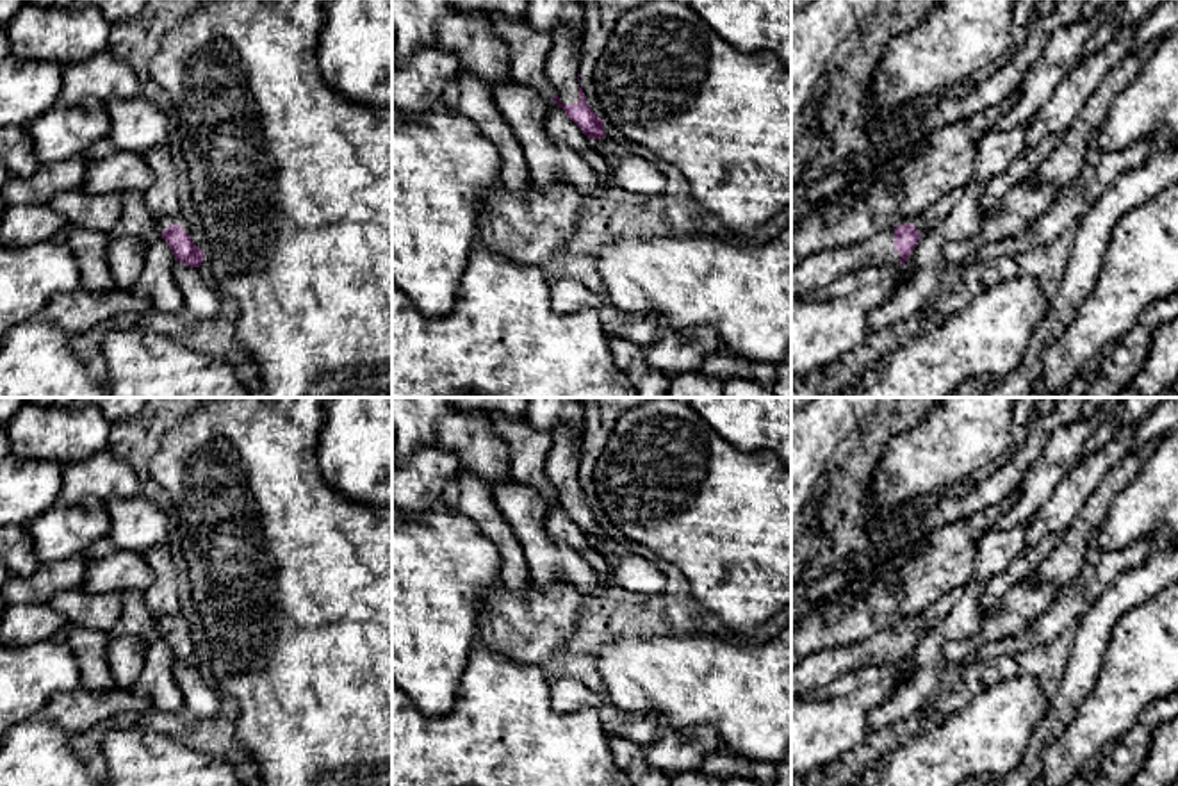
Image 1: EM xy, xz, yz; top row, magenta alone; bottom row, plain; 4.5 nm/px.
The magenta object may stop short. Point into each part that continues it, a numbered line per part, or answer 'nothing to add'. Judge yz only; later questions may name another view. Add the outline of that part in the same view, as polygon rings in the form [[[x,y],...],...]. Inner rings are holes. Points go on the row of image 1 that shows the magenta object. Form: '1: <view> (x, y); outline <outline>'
1: yz (936, 212); outline [[[962,187],[946,194],[945,198],[932,203],[927,210],[923,210],[918,219],[912,223],[920,233],[934,228],[937,223],[945,221],[952,209],[959,203],[962,196]]]
2: yz (817, 273); outline [[[895,228],[882,230],[863,242],[822,250],[791,267],[791,301],[823,292],[838,280],[868,267],[900,264],[900,258],[895,250]]]

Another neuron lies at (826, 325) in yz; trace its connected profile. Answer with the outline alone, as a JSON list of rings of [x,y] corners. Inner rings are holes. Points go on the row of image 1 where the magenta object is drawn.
[[[907,264],[868,267],[845,276],[823,292],[813,292],[791,301],[791,378],[825,367],[841,355],[866,342],[870,337],[868,315],[884,305],[895,289],[911,274]]]

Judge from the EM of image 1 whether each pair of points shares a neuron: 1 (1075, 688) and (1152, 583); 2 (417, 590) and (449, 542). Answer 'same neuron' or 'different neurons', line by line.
1: same neuron
2: same neuron

